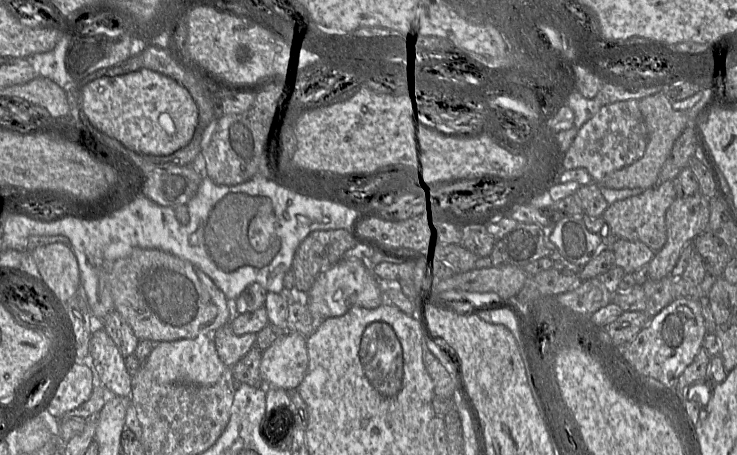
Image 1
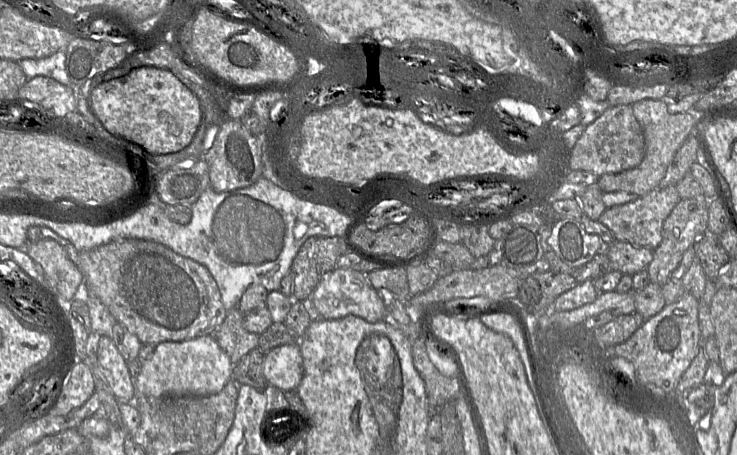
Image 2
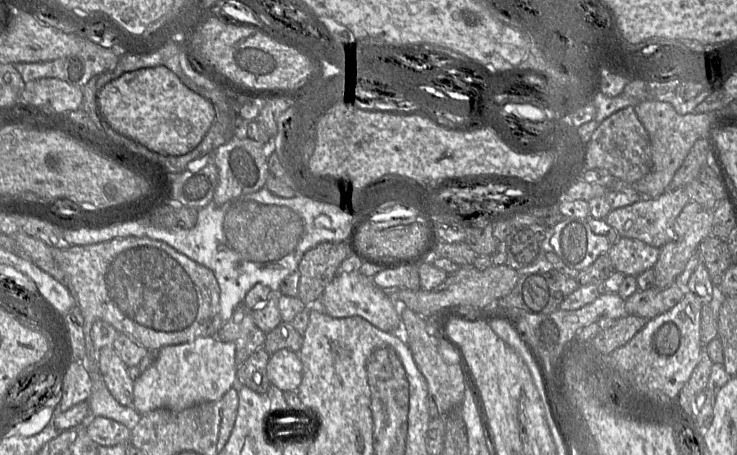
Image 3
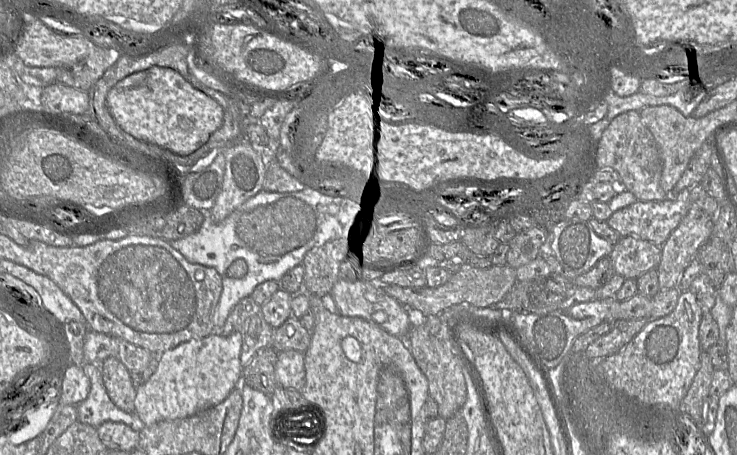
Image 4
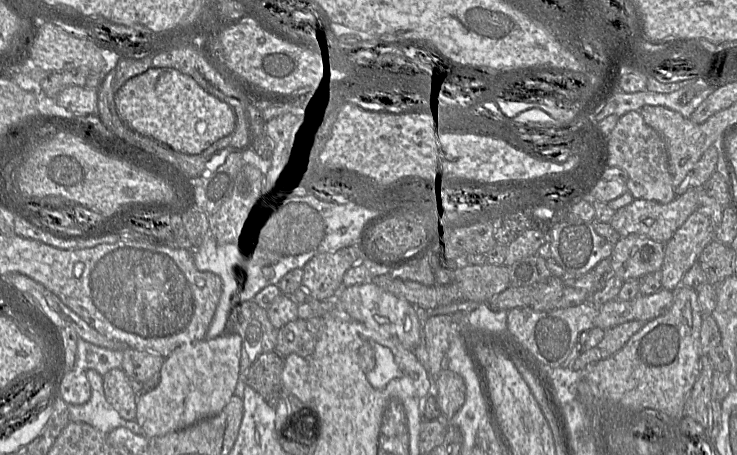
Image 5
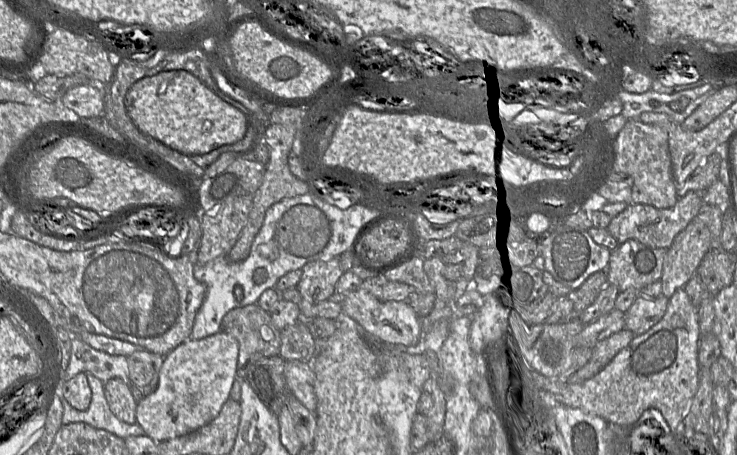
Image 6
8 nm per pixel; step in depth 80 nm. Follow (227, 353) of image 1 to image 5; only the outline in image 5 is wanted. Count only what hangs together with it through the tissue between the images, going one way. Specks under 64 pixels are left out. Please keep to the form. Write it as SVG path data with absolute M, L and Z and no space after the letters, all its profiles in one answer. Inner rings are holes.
M255 300L242 302L229 312L223 334L238 334L242 338L240 375L245 377L247 369L259 355L275 350L278 330L271 324L267 308L258 305Z

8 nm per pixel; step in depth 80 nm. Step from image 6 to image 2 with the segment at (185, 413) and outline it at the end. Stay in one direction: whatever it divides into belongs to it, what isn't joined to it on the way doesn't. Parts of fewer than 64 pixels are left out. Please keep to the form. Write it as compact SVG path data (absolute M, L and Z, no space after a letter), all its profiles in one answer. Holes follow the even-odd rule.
M214 335L179 342L161 342L155 346L152 356L142 363L134 387L137 395L151 397L213 395L233 379L233 366Z

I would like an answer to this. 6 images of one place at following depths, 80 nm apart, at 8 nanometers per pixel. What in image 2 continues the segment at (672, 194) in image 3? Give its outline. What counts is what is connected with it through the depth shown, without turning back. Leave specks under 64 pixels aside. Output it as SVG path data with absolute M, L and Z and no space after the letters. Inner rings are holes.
M676 186L656 188L635 201L606 208L598 221L612 232L616 241L654 250L662 241L663 222L679 200Z

